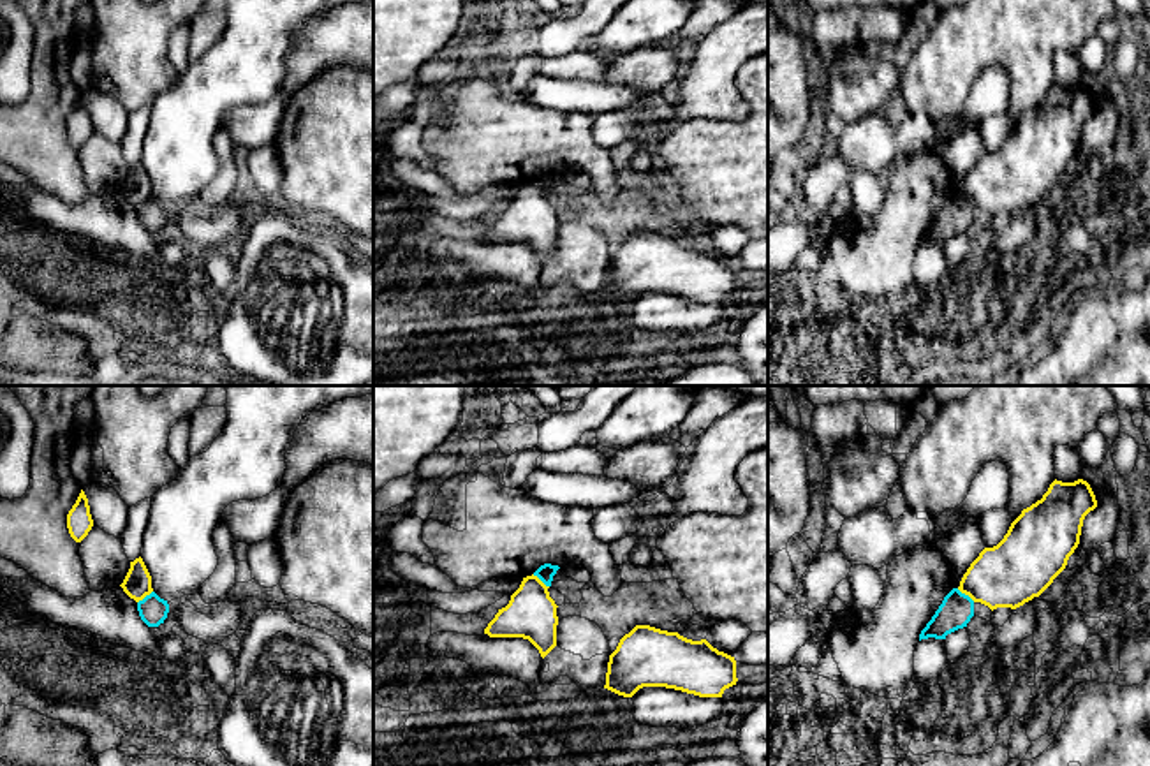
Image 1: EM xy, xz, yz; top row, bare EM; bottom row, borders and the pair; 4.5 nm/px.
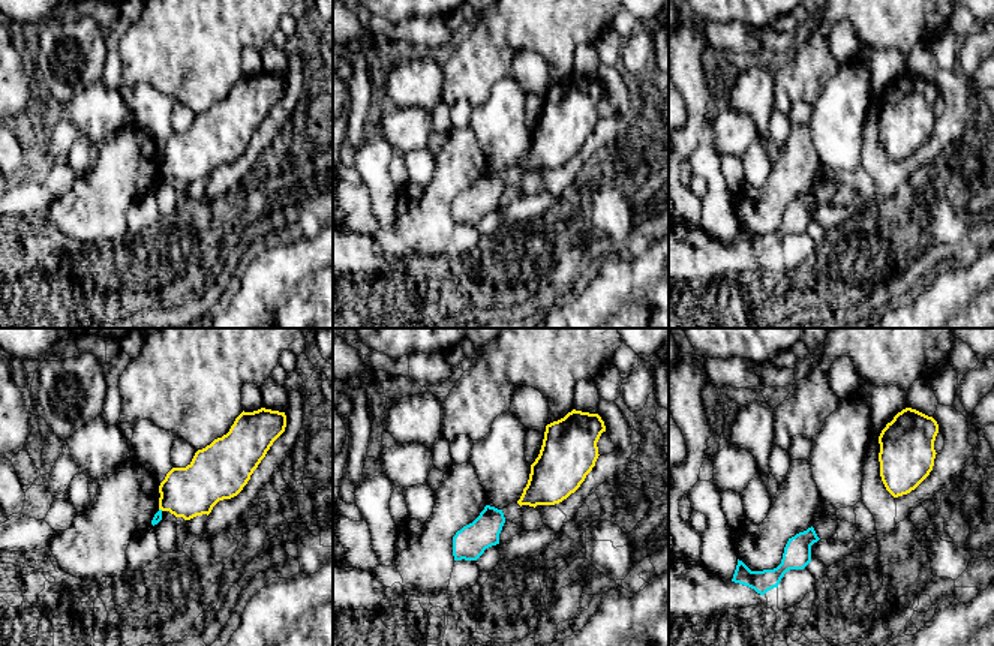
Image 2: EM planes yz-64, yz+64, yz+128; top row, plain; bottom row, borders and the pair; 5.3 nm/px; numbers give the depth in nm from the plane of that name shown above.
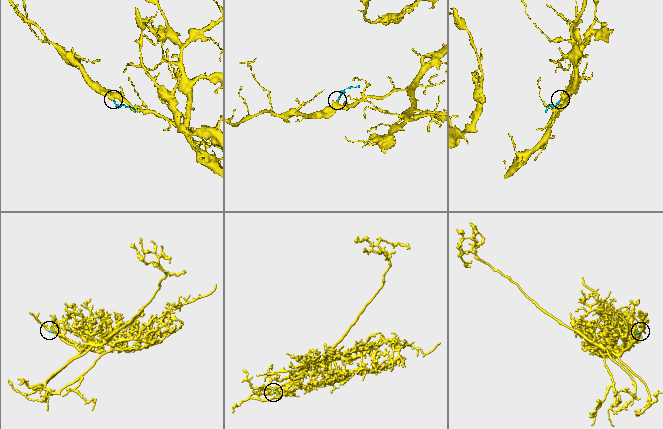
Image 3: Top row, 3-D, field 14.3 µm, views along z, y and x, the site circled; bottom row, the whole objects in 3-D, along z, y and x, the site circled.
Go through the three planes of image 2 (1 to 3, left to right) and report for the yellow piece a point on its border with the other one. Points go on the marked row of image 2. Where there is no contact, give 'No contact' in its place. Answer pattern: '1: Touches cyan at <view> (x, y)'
1: No contact
2: No contact
3: No contact

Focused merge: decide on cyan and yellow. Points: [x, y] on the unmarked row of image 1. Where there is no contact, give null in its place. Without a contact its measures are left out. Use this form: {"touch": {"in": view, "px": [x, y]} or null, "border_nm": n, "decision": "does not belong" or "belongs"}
{"touch": {"in": "yz", "px": [964, 199]}, "border_nm": 110, "decision": "does not belong"}

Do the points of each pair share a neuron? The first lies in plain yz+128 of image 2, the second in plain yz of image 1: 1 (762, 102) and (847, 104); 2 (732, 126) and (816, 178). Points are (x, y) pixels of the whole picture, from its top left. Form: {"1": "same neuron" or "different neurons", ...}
{"1": "same neuron", "2": "different neurons"}

